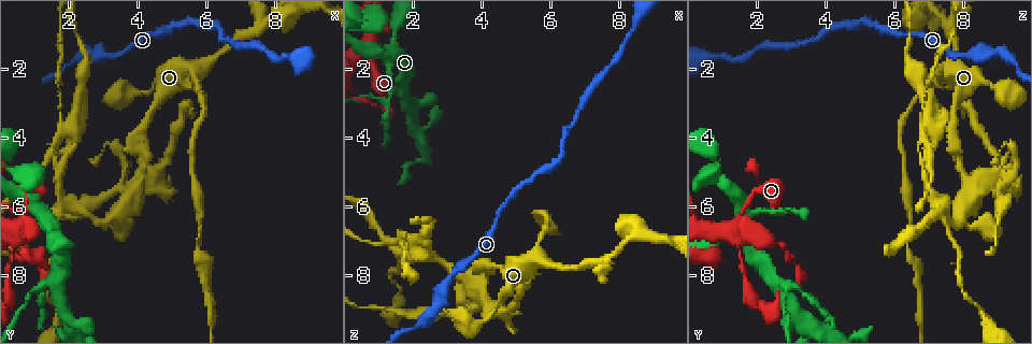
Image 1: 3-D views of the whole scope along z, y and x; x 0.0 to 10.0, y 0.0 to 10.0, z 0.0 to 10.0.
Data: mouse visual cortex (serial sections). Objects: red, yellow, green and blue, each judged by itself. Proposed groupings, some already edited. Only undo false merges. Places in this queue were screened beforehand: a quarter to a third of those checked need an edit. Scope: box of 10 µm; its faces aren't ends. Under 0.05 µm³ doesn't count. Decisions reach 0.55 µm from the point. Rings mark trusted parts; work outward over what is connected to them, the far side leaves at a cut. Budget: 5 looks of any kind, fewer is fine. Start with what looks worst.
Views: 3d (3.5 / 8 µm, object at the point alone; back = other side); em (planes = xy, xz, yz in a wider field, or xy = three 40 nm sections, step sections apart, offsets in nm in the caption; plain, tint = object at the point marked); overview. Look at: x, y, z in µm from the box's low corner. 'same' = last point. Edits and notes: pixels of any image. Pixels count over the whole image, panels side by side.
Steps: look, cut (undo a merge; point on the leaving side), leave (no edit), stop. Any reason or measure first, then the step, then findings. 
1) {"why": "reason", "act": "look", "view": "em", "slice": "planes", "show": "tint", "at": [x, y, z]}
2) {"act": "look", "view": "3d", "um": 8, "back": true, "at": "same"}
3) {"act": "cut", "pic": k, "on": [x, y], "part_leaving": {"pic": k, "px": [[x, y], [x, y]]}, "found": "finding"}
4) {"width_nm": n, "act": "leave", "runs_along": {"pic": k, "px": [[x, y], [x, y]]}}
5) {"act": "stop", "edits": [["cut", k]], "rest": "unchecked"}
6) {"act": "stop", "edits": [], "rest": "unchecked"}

{"act": "look", "view": "3d", "um": 3.5, "at": [5.65, 2.05, 7.25]}

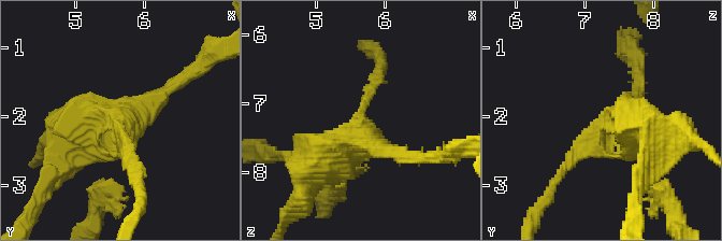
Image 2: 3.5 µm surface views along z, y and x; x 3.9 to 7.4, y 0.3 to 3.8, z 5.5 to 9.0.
{"why": "need the tissue", "act": "look", "view": "em", "slice": "xy", "step": 2, "show": "tint", "at": [5.60, 2.05, 7.25]}

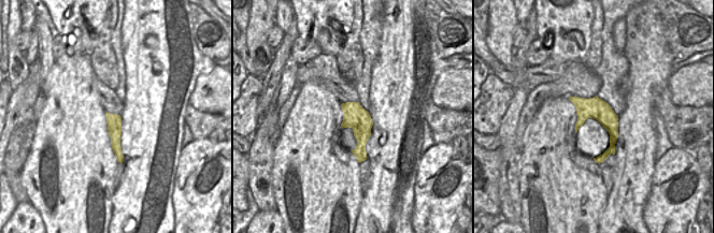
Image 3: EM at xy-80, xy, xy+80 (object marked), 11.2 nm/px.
{"act": "leave", "runs_along": {"pic": 3, "px": [[573, 99], [612, 127], [612, 147], [598, 160]]}, "found": "one cell here"}

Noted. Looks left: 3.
{"why": "abrupt turn", "act": "look", "view": "3d", "um": 3.5, "back": true, "at": [3.90, 5.50, 8.25]}

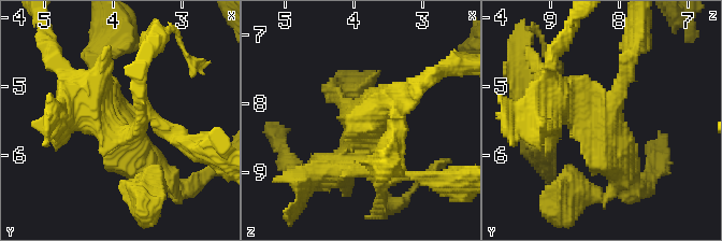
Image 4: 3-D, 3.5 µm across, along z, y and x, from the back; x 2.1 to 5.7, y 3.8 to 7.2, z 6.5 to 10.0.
{"why": "need the tissue", "act": "look", "view": "em", "slice": "xy", "step": 2, "show": "tint", "at": [3.90, 5.50, 8.25]}

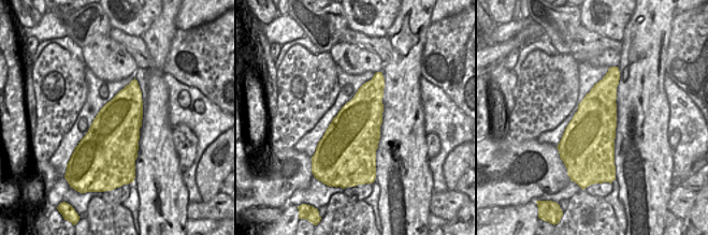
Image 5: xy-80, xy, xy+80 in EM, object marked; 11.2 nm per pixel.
{"width_nm": 600, "act": "cut", "pic": 4, "on": [147, 114], "part_leaving": {"pic": 4, "px": [[567, 110], [546, 129]]}, "found": "two cells meet here"}

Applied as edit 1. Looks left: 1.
{"act": "stop", "edits": [["cut", 4]], "rest": "unchecked"}

